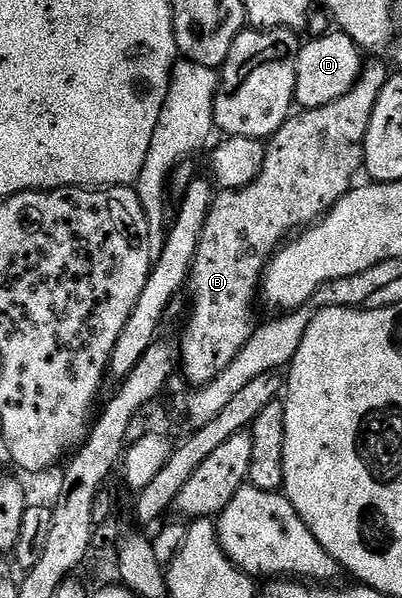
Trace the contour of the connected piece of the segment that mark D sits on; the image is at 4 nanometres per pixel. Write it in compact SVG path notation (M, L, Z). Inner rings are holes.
M341 30L327 31L325 36L316 36L299 47L296 62L296 90L294 99L302 110L328 106L336 98L344 98L358 81L364 67L364 53L358 43Z

